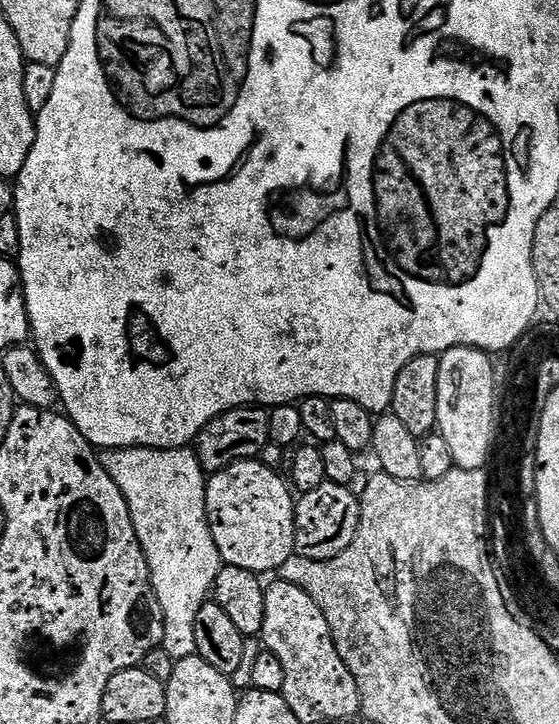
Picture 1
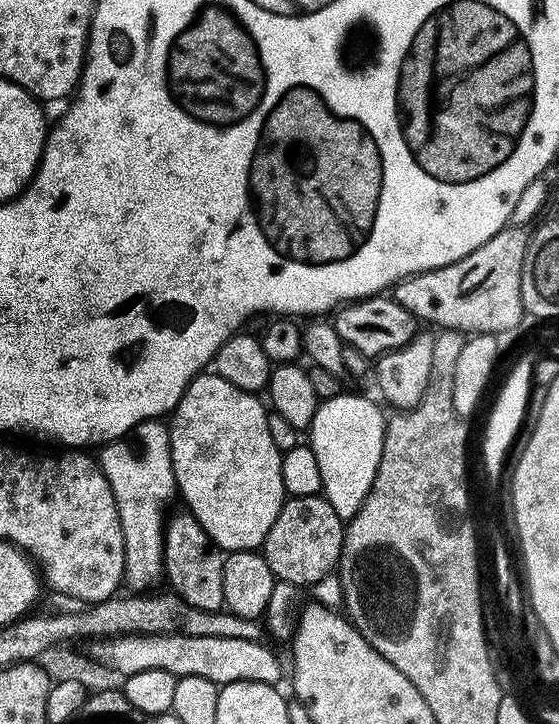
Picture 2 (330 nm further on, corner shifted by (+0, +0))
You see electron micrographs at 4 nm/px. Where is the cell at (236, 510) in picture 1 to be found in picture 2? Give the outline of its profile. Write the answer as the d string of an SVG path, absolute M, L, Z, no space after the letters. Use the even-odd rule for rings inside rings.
M205 374L189 386L170 420L172 461L179 499L188 503L185 504L187 511L198 518L202 530L206 530L208 537L225 554L263 549L286 503L282 448L276 445L268 416L269 409L259 395L238 390L238 386L230 386L230 382L221 376Z

